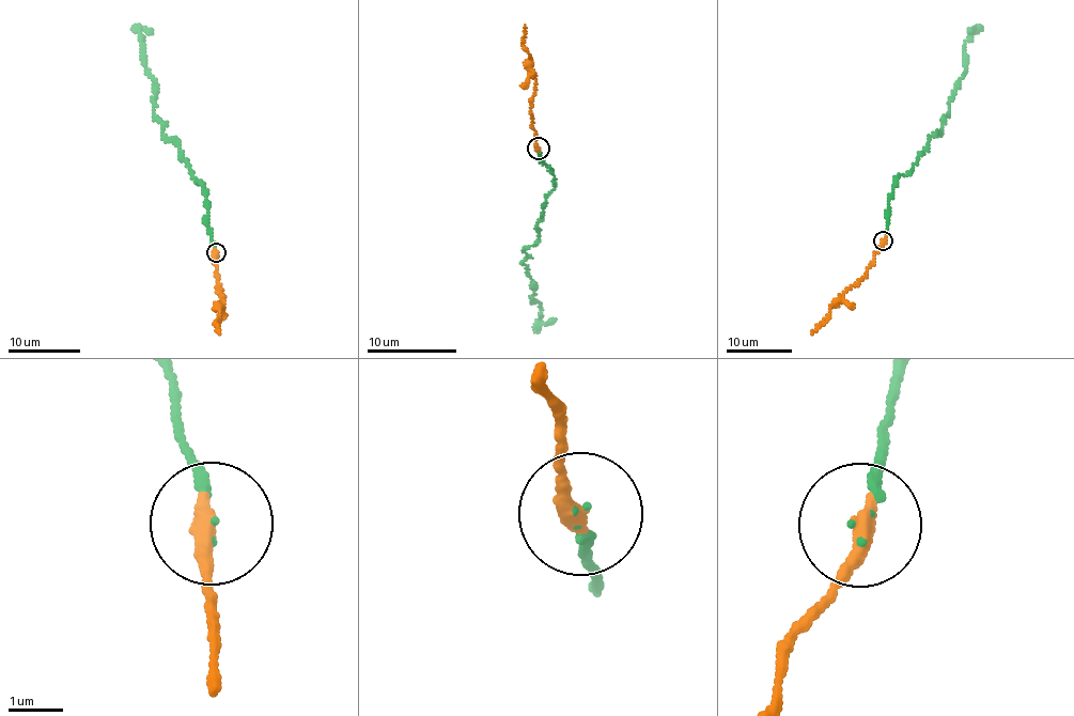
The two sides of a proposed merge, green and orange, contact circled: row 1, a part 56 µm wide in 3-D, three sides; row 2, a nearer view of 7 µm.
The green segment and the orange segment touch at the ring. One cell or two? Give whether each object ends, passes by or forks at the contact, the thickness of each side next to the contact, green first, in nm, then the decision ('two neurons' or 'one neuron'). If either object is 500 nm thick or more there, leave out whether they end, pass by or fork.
green ends; orange ends; calibres 80 and 360 nm; one neuron

